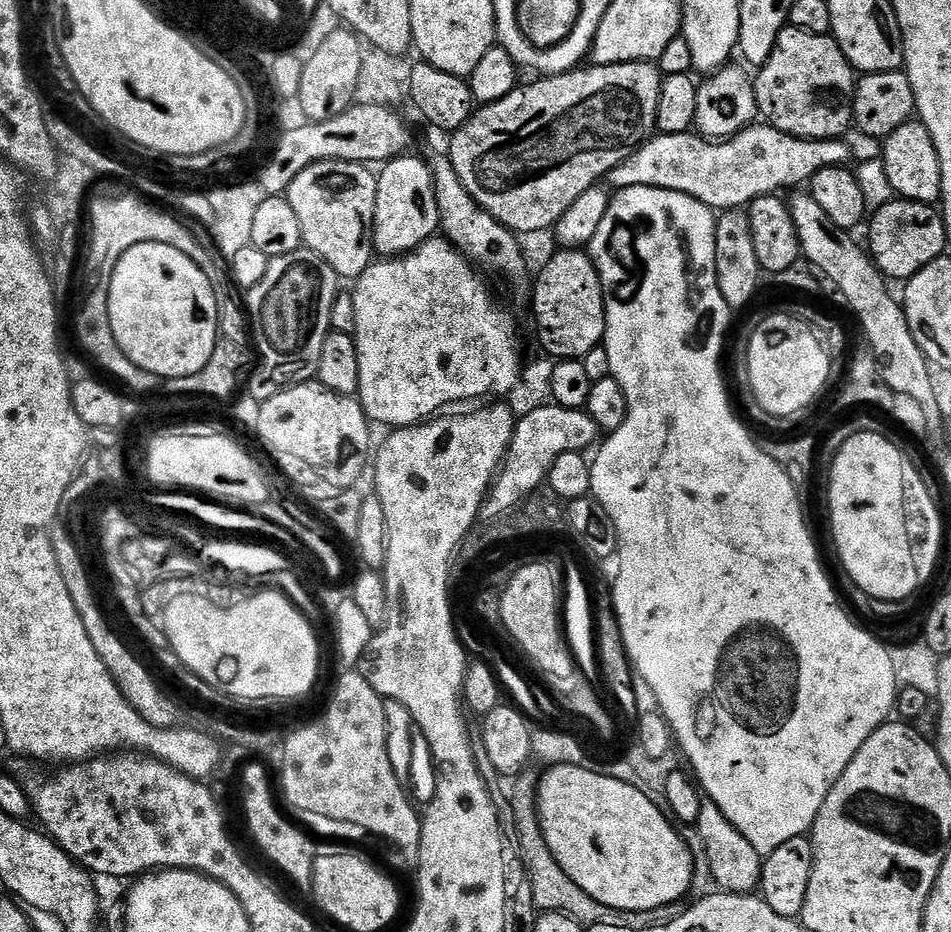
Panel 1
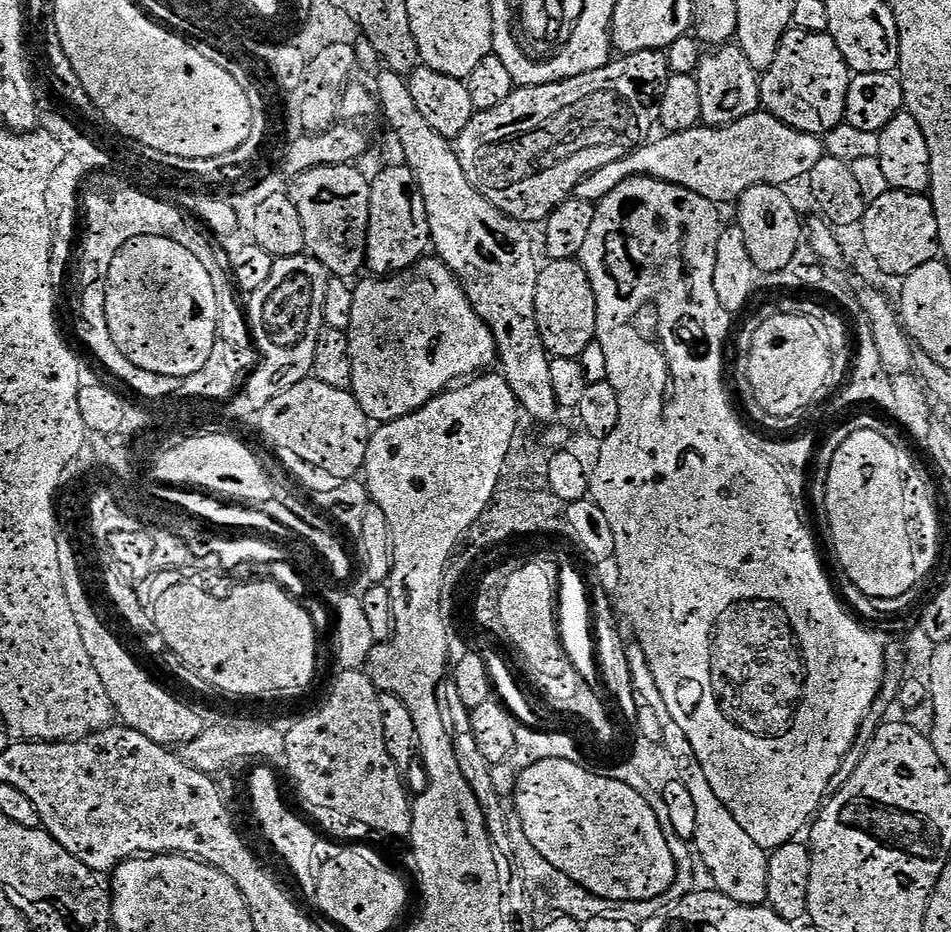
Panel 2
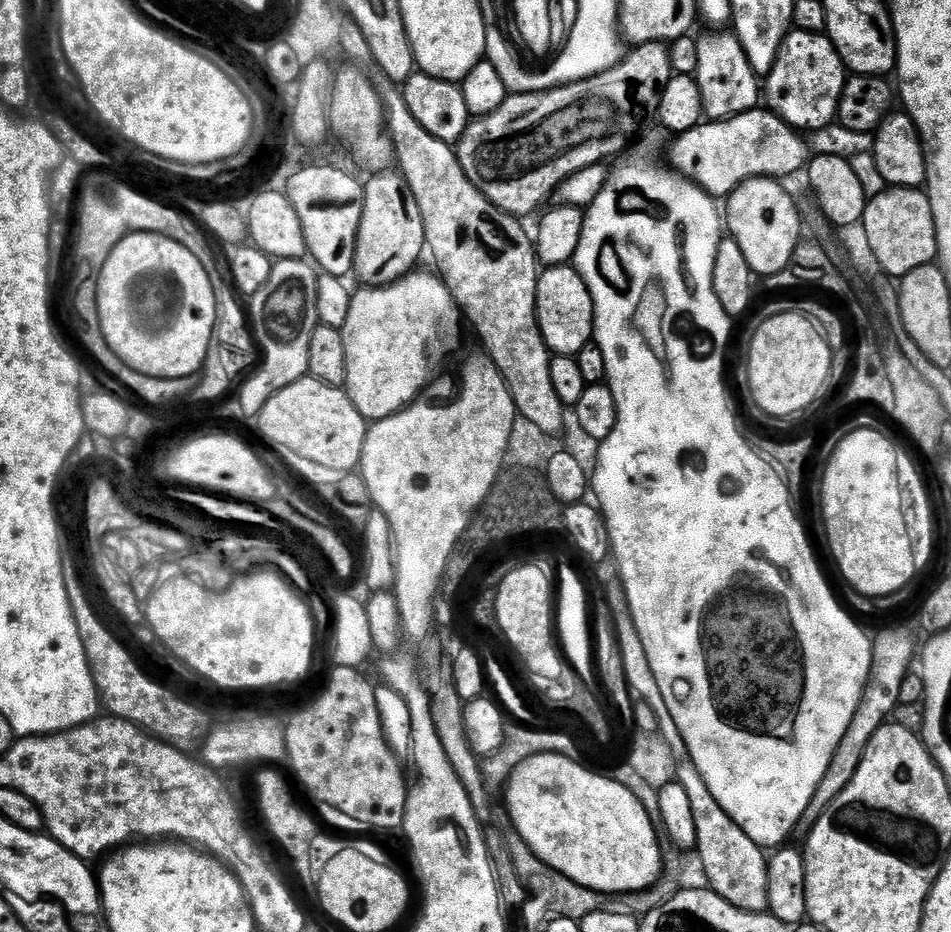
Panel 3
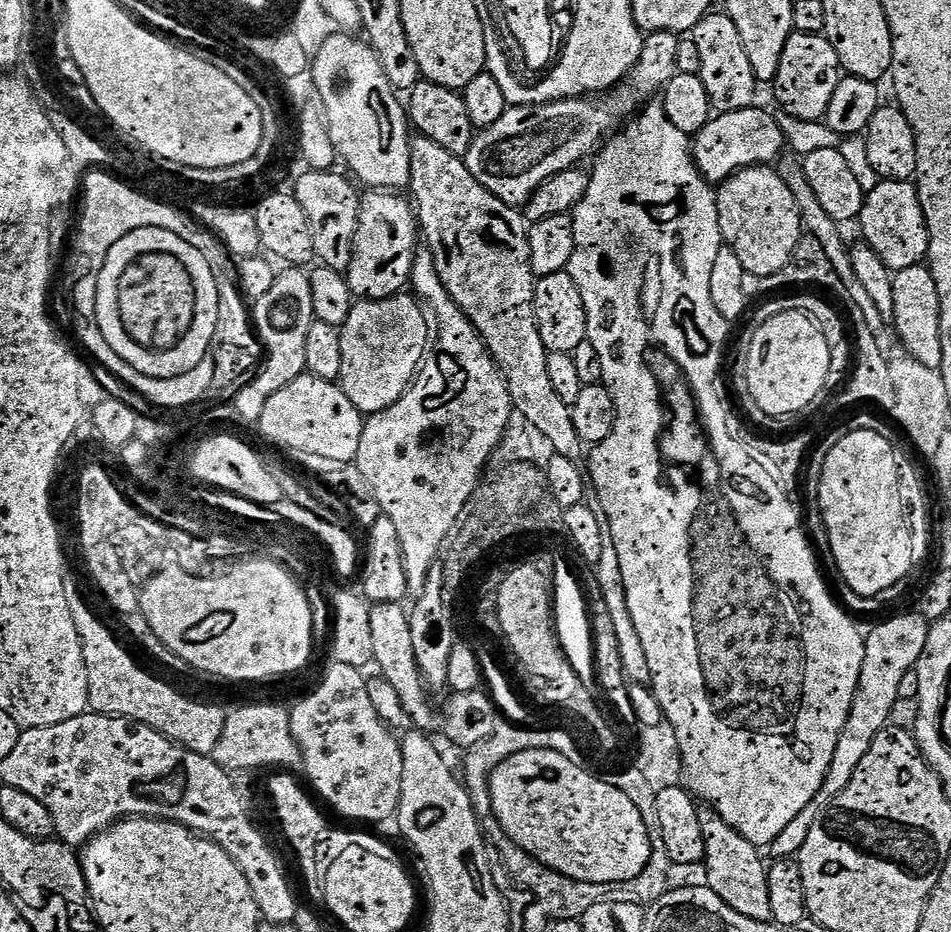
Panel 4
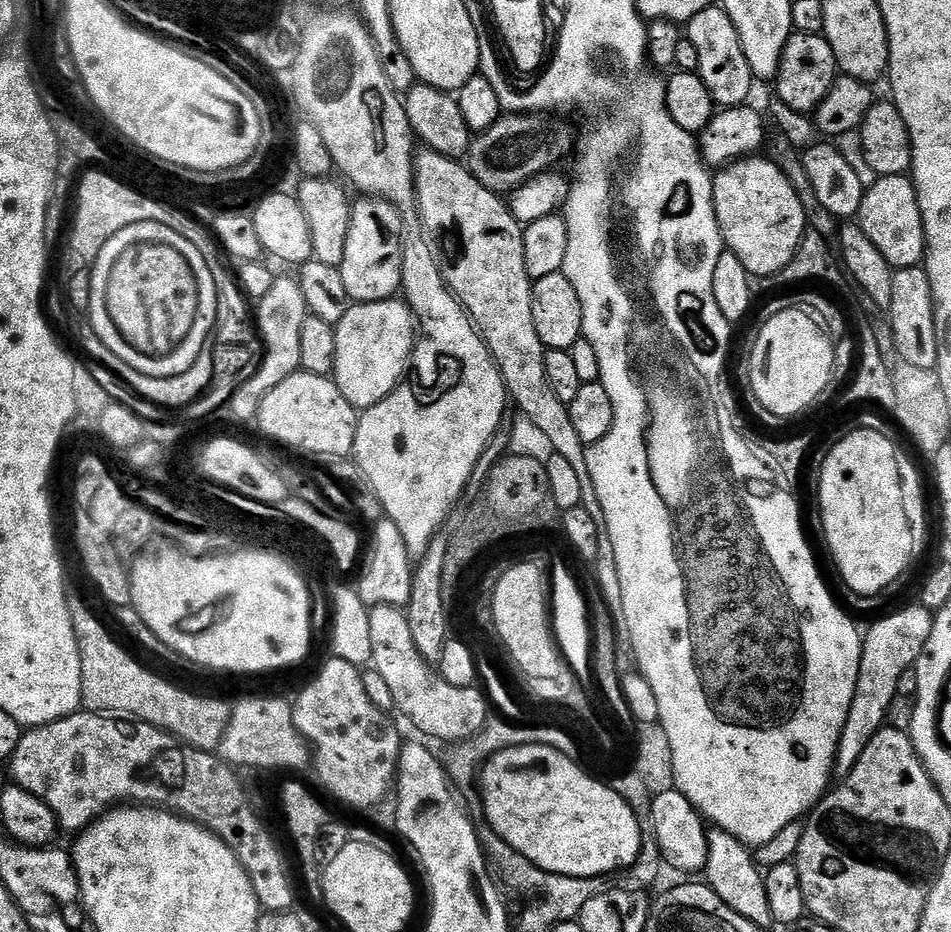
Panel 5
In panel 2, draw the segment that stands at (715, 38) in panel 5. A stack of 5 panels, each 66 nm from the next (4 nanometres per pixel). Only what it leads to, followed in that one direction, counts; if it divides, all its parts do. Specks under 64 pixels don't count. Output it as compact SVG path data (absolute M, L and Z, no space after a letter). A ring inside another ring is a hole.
M721 45L707 51L696 71L698 95L702 101L701 121L710 128L722 128L738 122L747 115L761 111L759 73L750 66L749 59L739 45Z

